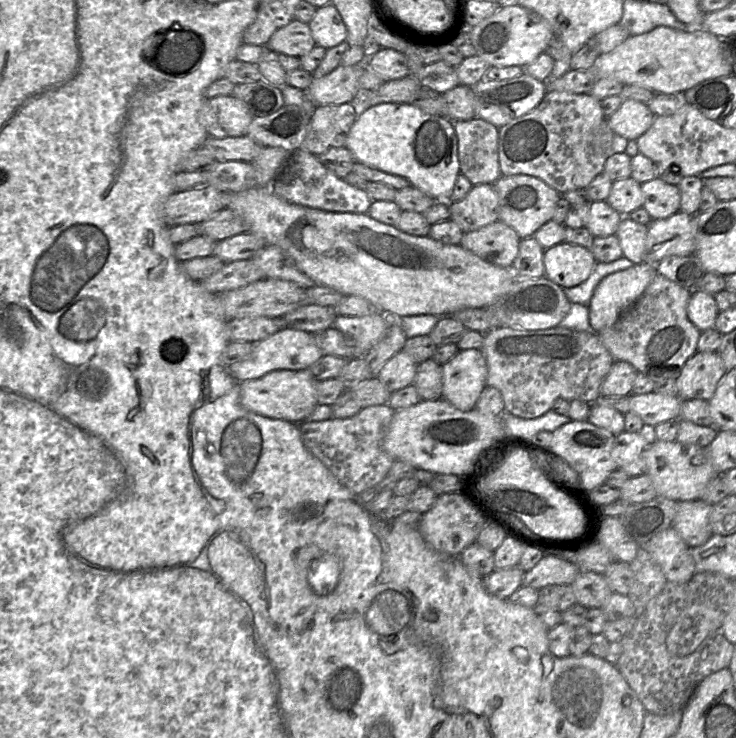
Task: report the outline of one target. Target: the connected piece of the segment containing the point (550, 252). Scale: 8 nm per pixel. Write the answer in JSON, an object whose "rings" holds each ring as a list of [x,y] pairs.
{"rings":[[[563,242],[544,251],[544,276],[562,288],[588,279],[596,264],[590,249]]]}

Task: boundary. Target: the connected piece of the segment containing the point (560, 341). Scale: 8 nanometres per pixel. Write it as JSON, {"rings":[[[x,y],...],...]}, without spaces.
{"rings":[[[563,326],[543,330],[493,328],[484,334],[481,350],[487,362],[487,385],[500,391],[504,401],[504,413],[524,419],[534,419],[547,413],[557,399],[594,403],[600,396],[600,386],[615,361],[597,333]]]}

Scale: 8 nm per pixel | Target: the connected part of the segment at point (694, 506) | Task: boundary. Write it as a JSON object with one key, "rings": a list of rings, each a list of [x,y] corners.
{"rings":[[[701,499],[678,502],[672,527],[690,548],[705,544],[713,535],[709,523],[711,507]]]}

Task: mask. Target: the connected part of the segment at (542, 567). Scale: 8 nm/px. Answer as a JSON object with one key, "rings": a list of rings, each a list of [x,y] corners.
{"rings":[[[545,554],[532,569],[524,573],[523,586],[539,590],[547,585],[571,585],[580,571],[580,568],[569,560]]]}

